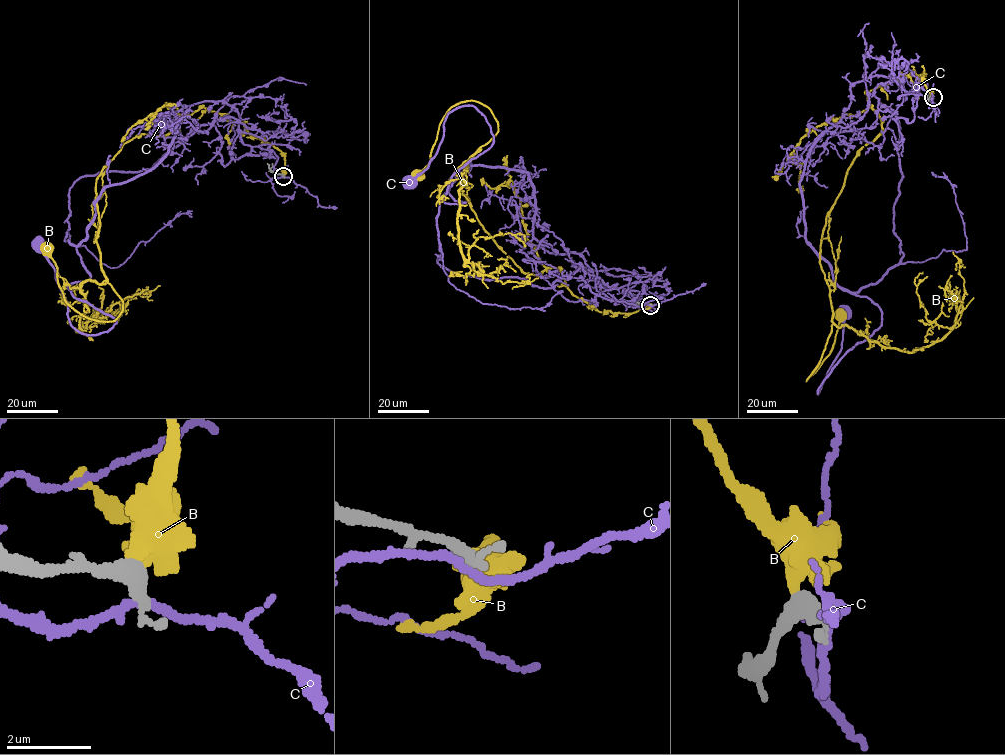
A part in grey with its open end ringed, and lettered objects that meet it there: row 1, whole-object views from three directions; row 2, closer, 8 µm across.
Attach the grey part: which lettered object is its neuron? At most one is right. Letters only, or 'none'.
none

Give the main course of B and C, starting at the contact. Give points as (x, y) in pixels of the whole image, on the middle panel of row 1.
B: (649, 304), (596, 311), (486, 232), (460, 184), (498, 131), (486, 106), (452, 106), (417, 174)
C: (650, 305), (536, 240), (524, 171), (471, 166), (444, 202), (493, 142), (472, 106), (411, 184)

